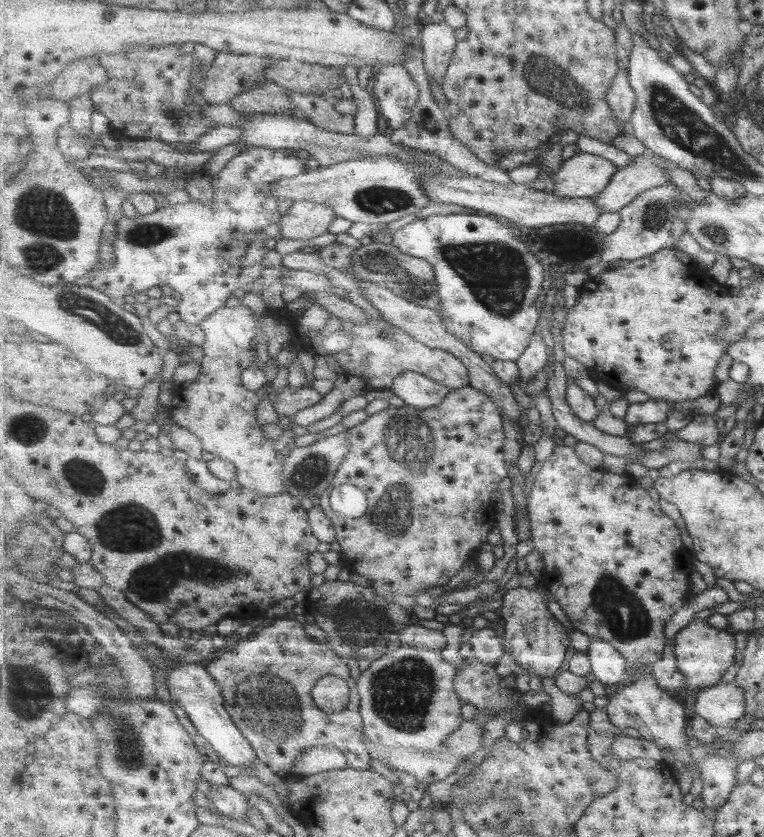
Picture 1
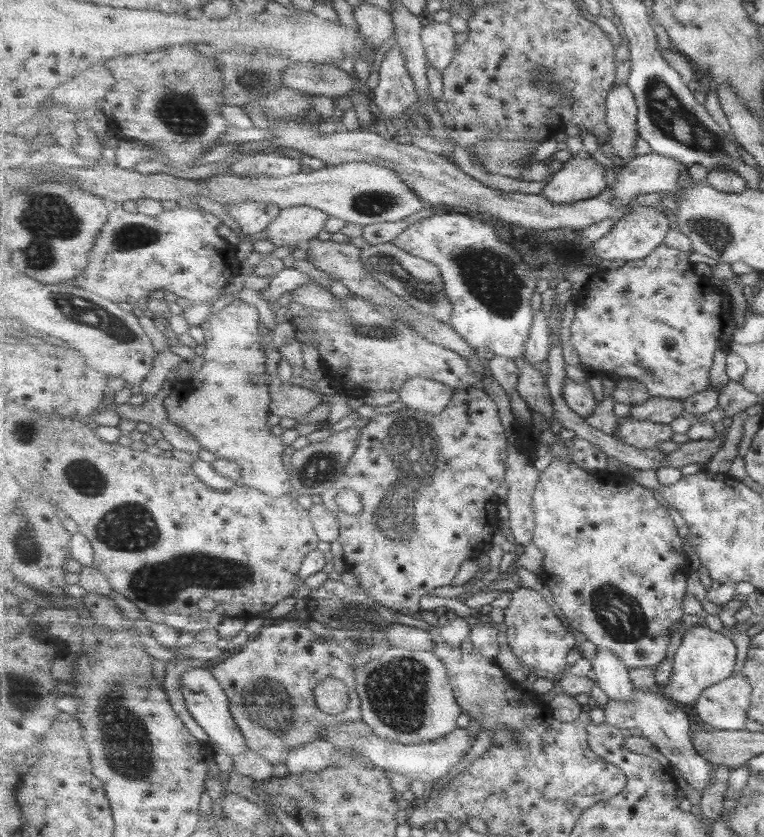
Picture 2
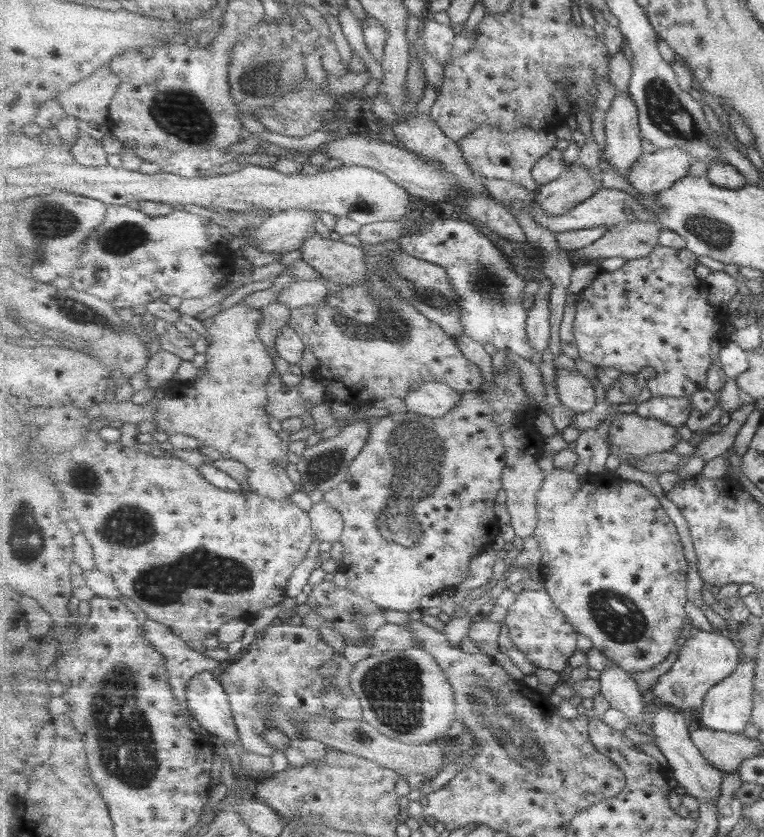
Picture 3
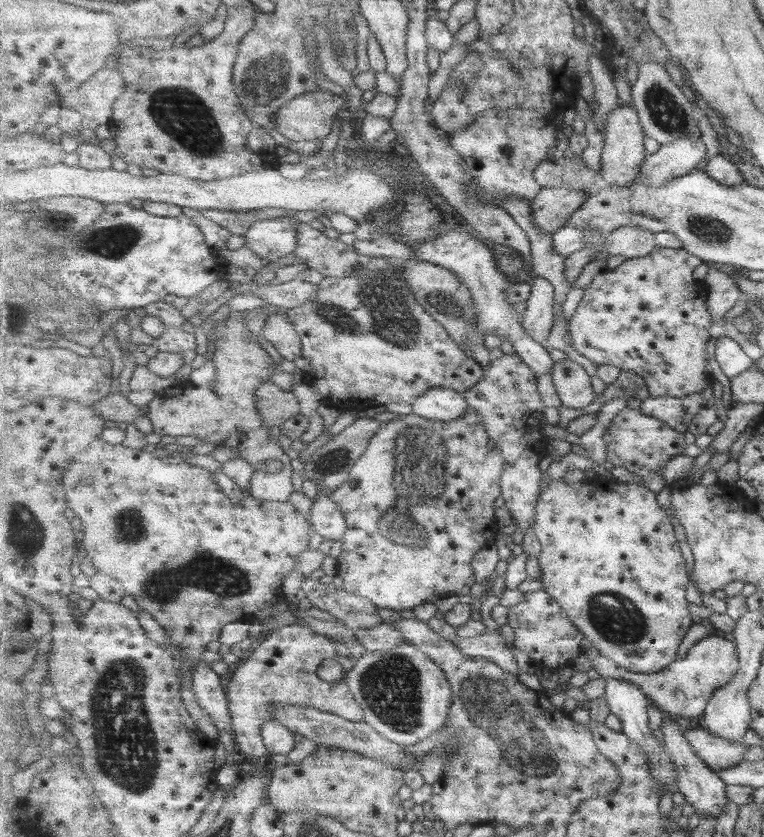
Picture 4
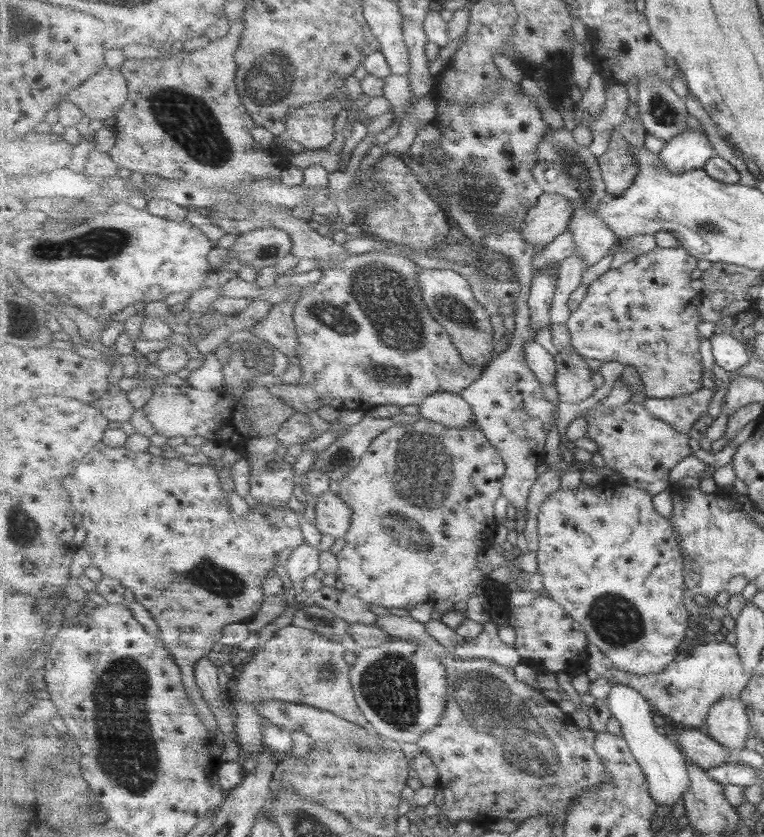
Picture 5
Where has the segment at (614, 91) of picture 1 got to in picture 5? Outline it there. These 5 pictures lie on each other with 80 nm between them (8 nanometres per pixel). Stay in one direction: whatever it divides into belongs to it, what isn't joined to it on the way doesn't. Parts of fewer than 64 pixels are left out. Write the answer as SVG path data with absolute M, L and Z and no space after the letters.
M628 116L611 132L609 147L598 159L606 190L610 194L623 194L639 174L640 168L634 152L645 146L646 133L639 117Z

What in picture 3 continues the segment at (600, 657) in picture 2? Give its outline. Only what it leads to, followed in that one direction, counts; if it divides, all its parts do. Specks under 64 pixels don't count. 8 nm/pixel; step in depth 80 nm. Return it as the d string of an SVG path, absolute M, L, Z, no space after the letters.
M608 658L599 680L602 695L607 697L610 706L624 712L632 722L641 722L649 696L639 690L633 676L619 663Z

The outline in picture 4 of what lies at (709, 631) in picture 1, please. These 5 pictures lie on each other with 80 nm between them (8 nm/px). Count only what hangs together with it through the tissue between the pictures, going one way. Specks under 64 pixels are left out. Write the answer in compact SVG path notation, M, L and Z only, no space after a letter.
M709 634L695 643L686 657L673 661L661 673L631 672L617 666L615 661L601 654L592 663L594 670L605 679L624 678L636 684L660 711L665 711L688 725L701 724L709 700L722 686L732 682L740 670L740 657L737 656L736 645L735 641Z

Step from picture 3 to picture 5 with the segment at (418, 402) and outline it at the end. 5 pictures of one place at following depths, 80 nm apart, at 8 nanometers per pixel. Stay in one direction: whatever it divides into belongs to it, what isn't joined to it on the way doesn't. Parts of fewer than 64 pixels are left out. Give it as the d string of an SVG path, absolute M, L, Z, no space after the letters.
M439 392L429 396L418 406L418 414L449 428L466 428L476 422L472 406L460 394Z

